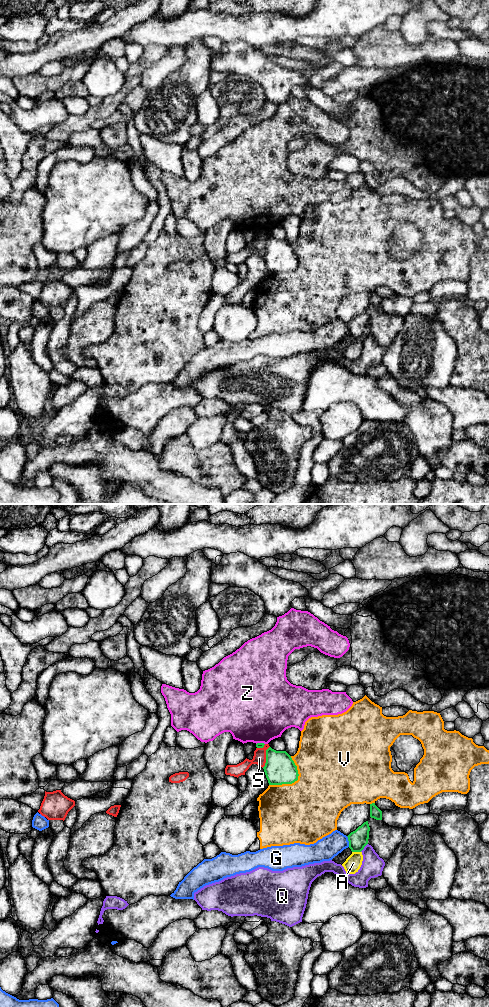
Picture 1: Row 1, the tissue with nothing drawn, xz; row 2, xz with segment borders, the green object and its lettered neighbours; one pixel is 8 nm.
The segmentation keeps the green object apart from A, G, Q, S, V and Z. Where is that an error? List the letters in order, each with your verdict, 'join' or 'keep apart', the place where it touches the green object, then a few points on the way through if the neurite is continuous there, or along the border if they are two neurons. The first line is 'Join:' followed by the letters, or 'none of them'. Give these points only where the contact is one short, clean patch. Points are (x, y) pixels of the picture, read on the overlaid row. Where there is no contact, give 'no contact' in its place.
Join: none of them
A: keep apart | xz (356, 851)
G: keep apart | xz (348, 840)
Q: keep apart | xz (364, 846)
S: keep apart | xz (266, 757) | along xz (269, 746), (266, 750), (266, 762), (262, 767)
V: keep apart | xz (294, 781)
Z: keep apart | xz (260, 743)

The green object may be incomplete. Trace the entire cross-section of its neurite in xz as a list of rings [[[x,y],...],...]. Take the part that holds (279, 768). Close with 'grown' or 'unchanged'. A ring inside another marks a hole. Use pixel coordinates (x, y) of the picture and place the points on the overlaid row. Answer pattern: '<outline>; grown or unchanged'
[[[266,750],[266,763],[263,767],[269,785],[292,784],[298,780],[298,770],[286,751]]]; unchanged

